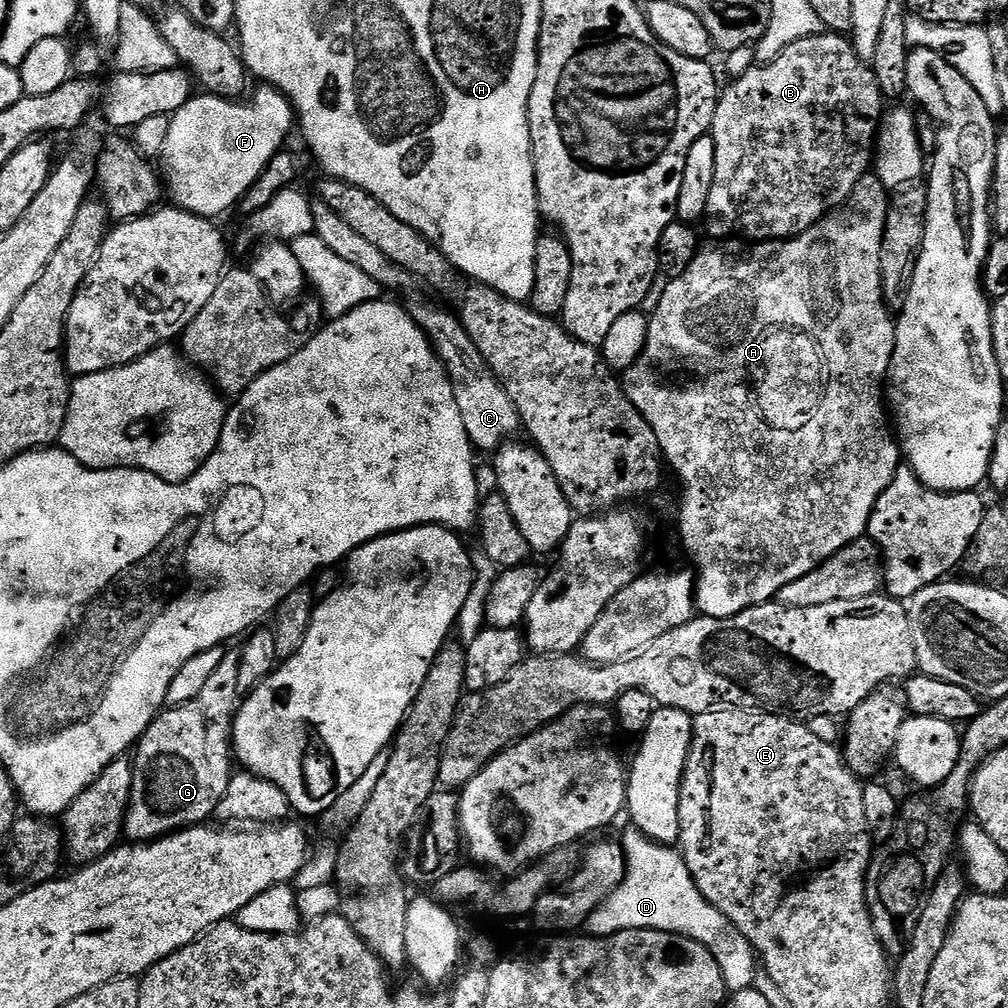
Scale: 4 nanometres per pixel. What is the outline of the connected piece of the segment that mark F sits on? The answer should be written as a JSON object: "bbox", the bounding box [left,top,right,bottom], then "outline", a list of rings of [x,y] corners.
{"bbox":[162,86,294,218],"outline":[[[271,86],[254,92],[252,100],[243,102],[196,94],[170,118],[162,176],[175,207],[209,218],[233,211],[264,167],[287,145],[288,135],[294,132],[292,104]]]}

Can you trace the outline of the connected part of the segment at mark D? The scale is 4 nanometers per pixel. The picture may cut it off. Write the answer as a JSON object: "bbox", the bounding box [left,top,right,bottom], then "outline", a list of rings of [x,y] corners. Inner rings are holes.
{"bbox":[582,826,758,993],"outline":[[[628,826],[628,829],[625,830],[622,847],[624,850],[625,867],[622,882],[603,903],[599,904],[591,912],[582,925],[583,931],[590,936],[613,936],[622,930],[662,930],[663,932],[673,932],[679,936],[690,938],[702,946],[706,946],[706,950],[710,950],[710,954],[714,954],[714,958],[724,975],[724,981],[729,993],[741,992],[753,987],[757,983],[756,968],[758,972],[758,953],[756,949],[736,929],[734,922],[730,922],[730,918],[726,918],[726,914],[722,914],[722,910],[715,908],[704,897],[702,890],[698,890],[698,886],[686,866],[683,855],[675,847],[652,840],[635,826]]]}

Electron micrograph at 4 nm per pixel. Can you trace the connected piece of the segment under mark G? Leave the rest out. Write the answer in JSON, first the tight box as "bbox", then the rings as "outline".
{"bbox":[124,651,242,842],"outline":[[[225,651],[218,670],[214,670],[213,676],[206,682],[206,690],[202,690],[202,694],[198,694],[198,698],[194,698],[188,704],[183,704],[177,708],[164,708],[153,720],[152,725],[144,731],[144,735],[138,741],[138,749],[136,756],[134,755],[134,782],[132,783],[132,793],[130,794],[130,802],[128,803],[128,813],[124,815],[124,836],[132,842],[147,842],[150,840],[159,840],[162,836],[170,836],[173,832],[178,832],[182,828],[191,828],[200,826],[205,823],[204,820],[209,815],[215,813],[218,802],[222,802],[222,798],[228,792],[228,783],[232,781],[234,775],[234,749],[232,747],[232,721],[236,719],[236,709],[242,699],[242,695],[238,690],[238,670],[241,653],[239,651]]]}

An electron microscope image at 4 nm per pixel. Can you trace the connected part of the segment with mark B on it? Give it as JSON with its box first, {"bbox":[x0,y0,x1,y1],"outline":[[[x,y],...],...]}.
{"bbox":[703,34,886,240],"outline":[[[821,34],[786,46],[781,56],[769,64],[757,63],[731,83],[721,91],[714,110],[710,133],[714,138],[714,186],[710,186],[703,227],[708,227],[710,235],[720,236],[716,238],[792,240],[813,228],[829,210],[841,207],[854,186],[869,175],[876,134],[886,112],[878,78],[872,73],[871,63],[856,53],[847,35]]]}

